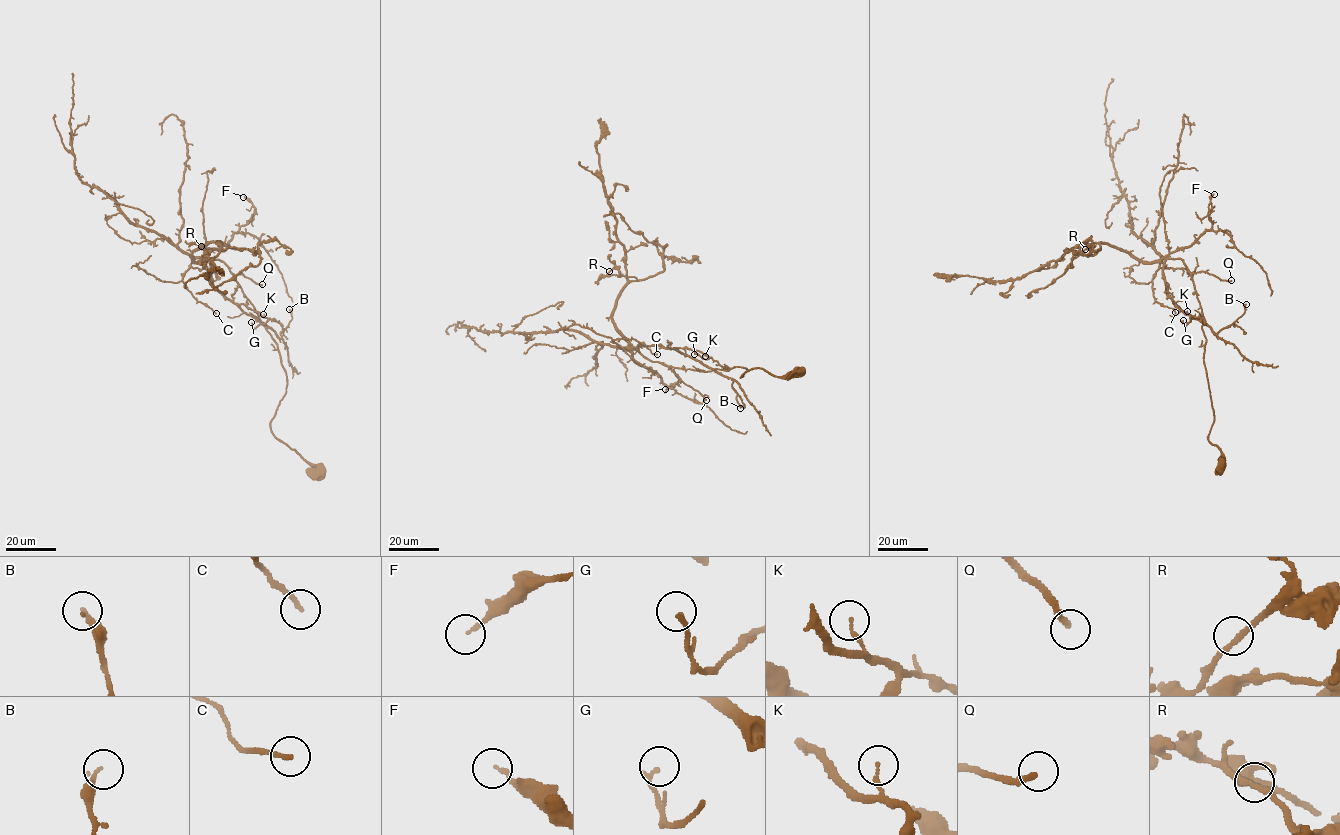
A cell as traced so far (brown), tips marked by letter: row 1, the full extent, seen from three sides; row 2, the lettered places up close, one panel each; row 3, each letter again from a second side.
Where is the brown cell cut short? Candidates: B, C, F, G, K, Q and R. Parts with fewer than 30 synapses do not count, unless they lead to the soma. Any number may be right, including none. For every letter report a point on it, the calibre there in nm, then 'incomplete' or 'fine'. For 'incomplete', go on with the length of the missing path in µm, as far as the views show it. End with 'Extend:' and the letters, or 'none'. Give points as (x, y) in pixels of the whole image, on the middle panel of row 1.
B: place (740, 408); calibre 190 nm; fine
C: place (657, 354); calibre 160 nm; fine
F: place (665, 389); calibre 140 nm; fine
G: place (694, 354); calibre 180 nm; fine
K: place (705, 356); calibre 120 nm; fine
Q: place (706, 400); calibre 240 nm; incomplete; missing 15 µm
R: place (609, 271); calibre 200 nm; fine
Extend: Q

